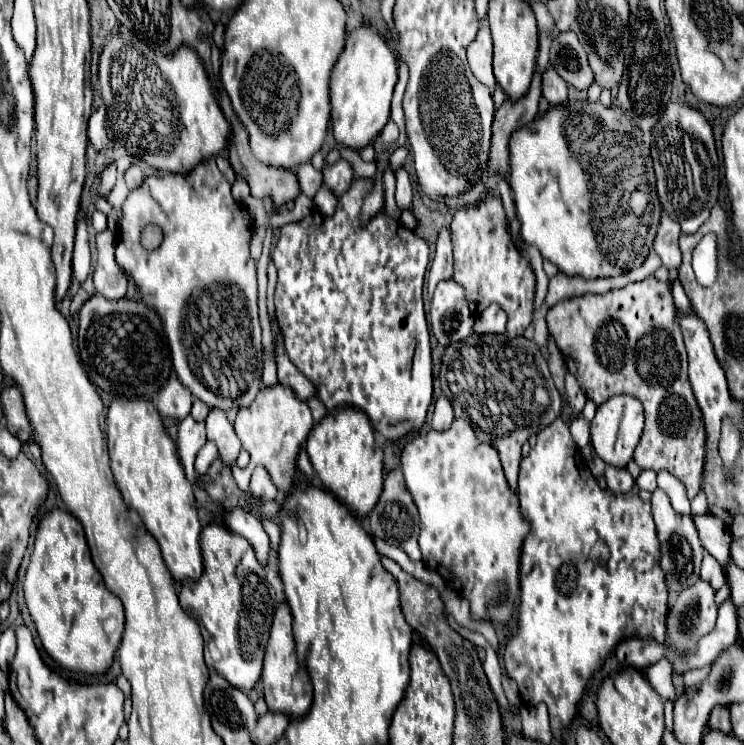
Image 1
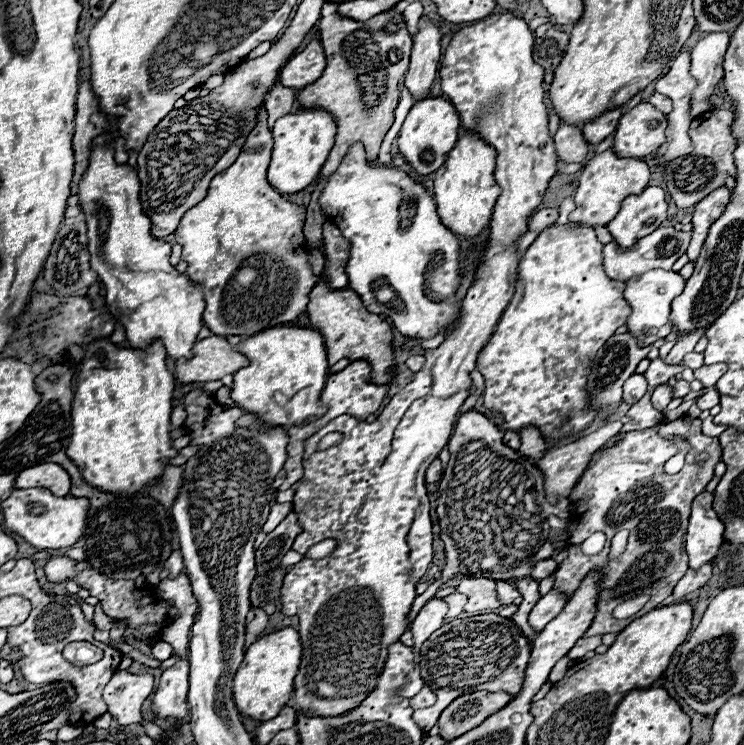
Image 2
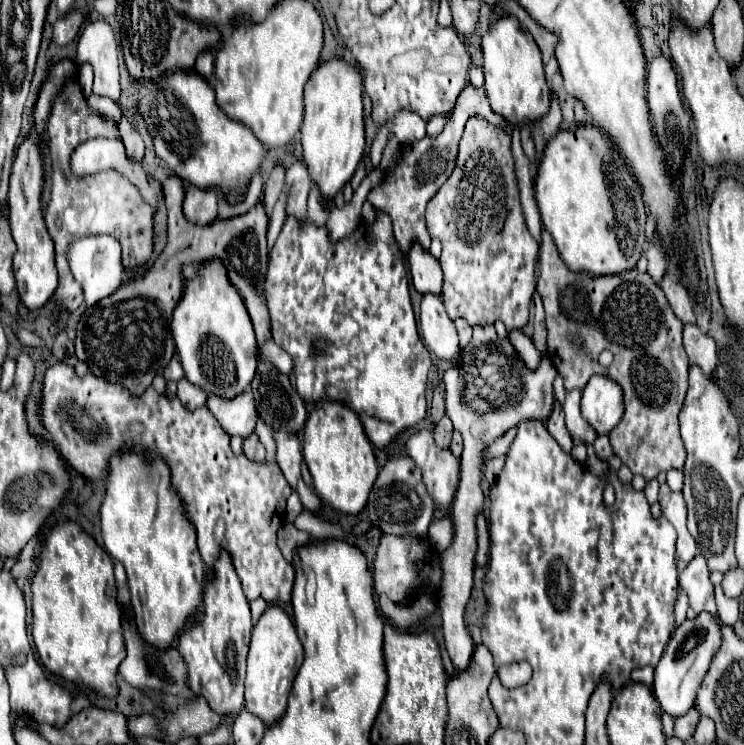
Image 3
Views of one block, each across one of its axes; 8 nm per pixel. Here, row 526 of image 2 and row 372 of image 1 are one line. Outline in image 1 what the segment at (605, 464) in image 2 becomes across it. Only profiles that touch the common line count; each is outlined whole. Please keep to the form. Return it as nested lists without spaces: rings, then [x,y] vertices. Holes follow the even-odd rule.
[[[648,276],[644,280],[626,284],[622,288],[614,288],[608,290],[604,294],[582,294],[582,296],[572,296],[566,300],[556,302],[548,314],[546,314],[546,322],[548,322],[548,330],[554,336],[558,348],[562,350],[562,354],[566,356],[566,366],[568,370],[574,368],[574,376],[582,388],[582,392],[594,402],[594,404],[602,404],[604,400],[608,400],[614,394],[632,394],[634,398],[638,398],[644,406],[644,414],[646,414],[646,426],[644,426],[644,434],[634,450],[634,462],[642,468],[642,470],[668,470],[672,472],[676,478],[682,480],[682,484],[688,490],[688,498],[692,500],[698,492],[700,492],[700,484],[702,484],[702,464],[704,464],[704,424],[700,424],[700,408],[696,408],[696,400],[692,396],[692,388],[688,384],[688,360],[686,360],[686,348],[684,348],[684,340],[682,340],[682,330],[676,322],[676,308],[672,302],[672,294],[670,294],[670,284],[668,282],[658,282],[656,278]]]

